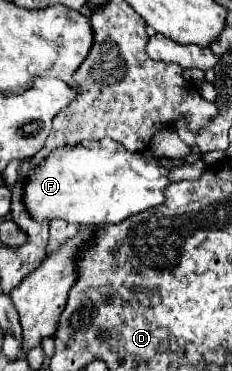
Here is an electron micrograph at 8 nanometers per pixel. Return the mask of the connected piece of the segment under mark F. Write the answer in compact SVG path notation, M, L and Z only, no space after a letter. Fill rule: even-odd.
M104 138L50 152L24 180L22 202L36 222L62 218L80 226L118 224L164 202L164 188L168 184L168 170L156 160L144 158L140 152L130 152L118 142Z

